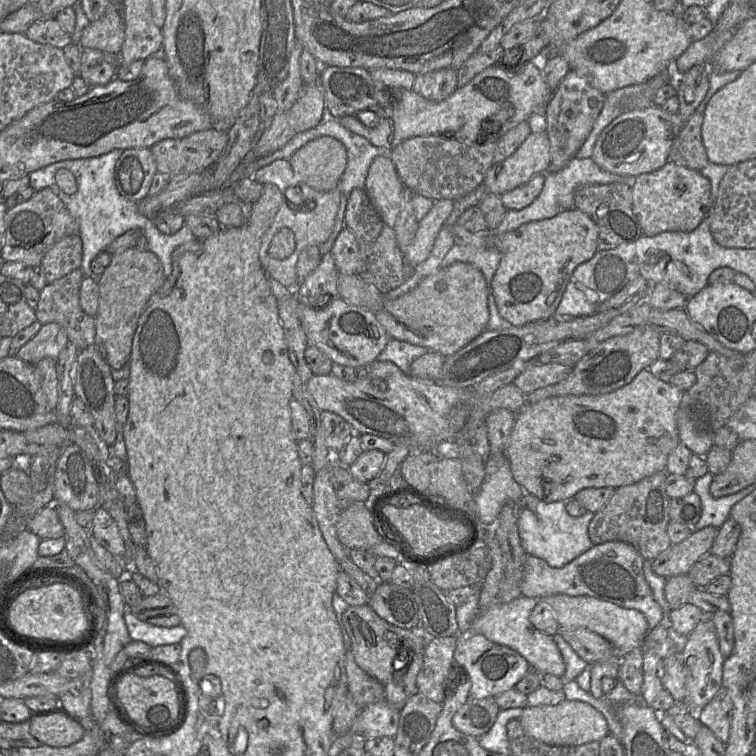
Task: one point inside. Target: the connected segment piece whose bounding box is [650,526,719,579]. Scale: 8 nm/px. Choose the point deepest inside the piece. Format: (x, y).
(678, 559)

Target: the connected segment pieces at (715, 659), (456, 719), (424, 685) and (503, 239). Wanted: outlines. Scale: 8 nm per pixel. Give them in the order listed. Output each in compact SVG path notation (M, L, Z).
M703 613L703 617L689 634L688 641L681 654L681 660L686 675L686 697L683 702L675 703L670 709L660 714L660 722L665 731L671 733L684 744L689 744L689 739L675 724L674 715L678 713L694 713L707 705L722 689L723 663L725 657L719 649L719 642L711 619L712 613Z
M469 698L454 714L452 724L458 731L478 739L491 729L500 710L493 698Z
M436 637L428 642L424 662L417 678L418 693L443 704L446 699L446 679L454 666L457 637Z
M577 208L560 212L551 218L524 223L499 235L495 245L502 251L502 258L492 278L490 290L501 317L509 324L521 326L553 316L575 268L598 251L597 238L596 223Z

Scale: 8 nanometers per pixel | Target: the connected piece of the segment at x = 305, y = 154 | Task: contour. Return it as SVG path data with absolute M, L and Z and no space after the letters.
M331 136L318 137L289 158L299 187L330 191L339 186L347 163L344 145Z

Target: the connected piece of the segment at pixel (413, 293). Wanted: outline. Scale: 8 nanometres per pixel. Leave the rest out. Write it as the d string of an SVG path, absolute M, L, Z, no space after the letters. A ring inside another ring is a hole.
M455 262L450 266L439 268L399 298L389 300L384 296L383 306L375 316L390 338L427 347L448 357L486 330L490 318L488 294L489 288L485 277L477 267L466 262Z

